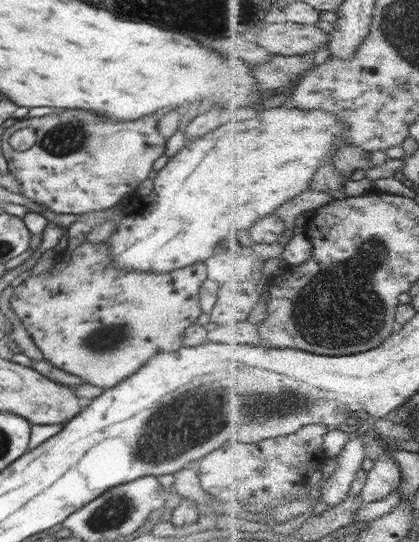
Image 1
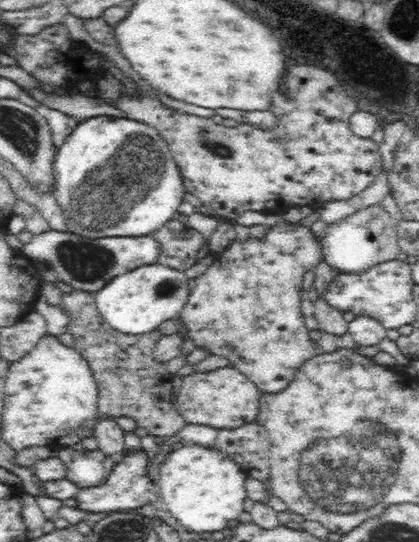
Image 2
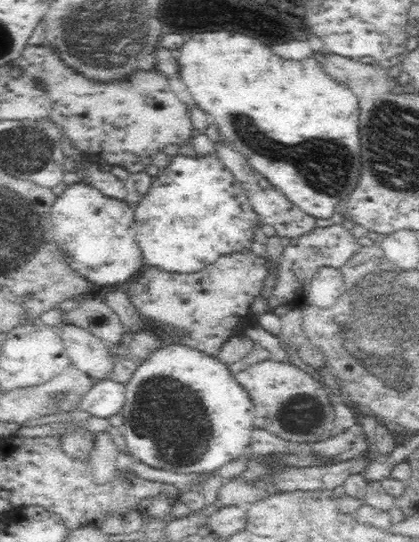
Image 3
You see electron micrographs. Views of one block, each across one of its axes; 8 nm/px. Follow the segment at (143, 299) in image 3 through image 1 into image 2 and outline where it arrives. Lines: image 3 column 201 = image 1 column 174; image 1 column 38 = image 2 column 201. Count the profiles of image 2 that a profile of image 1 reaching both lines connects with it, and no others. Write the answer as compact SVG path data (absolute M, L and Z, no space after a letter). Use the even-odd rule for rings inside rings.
M279 221L271 226L260 240L231 241L223 250L212 250L213 262L204 274L196 278L196 287L189 293L186 306L179 313L179 320L186 328L185 338L190 338L197 348L209 350L216 356L224 356L245 374L263 393L280 392L290 384L297 370L313 356L318 355L318 343L308 335L300 301L304 274L314 270L321 262L321 243L316 240L319 227L308 228Z

